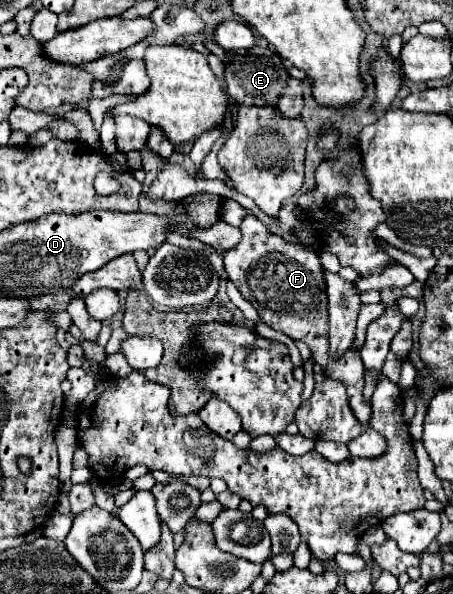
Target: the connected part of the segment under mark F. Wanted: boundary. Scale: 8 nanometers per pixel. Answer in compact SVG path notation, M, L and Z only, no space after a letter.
M252 214L244 216L240 232L240 244L224 252L224 268L228 278L236 284L240 294L256 308L264 324L290 336L292 340L302 340L310 348L314 362L324 368L326 378L338 380L346 386L350 408L356 418L362 424L368 424L370 404L366 404L362 398L364 364L358 346L350 346L342 354L342 358L332 358L328 354L328 310L324 304L324 276L320 276L322 264L318 260L318 254L300 244L288 244L288 240L270 234L268 228Z

